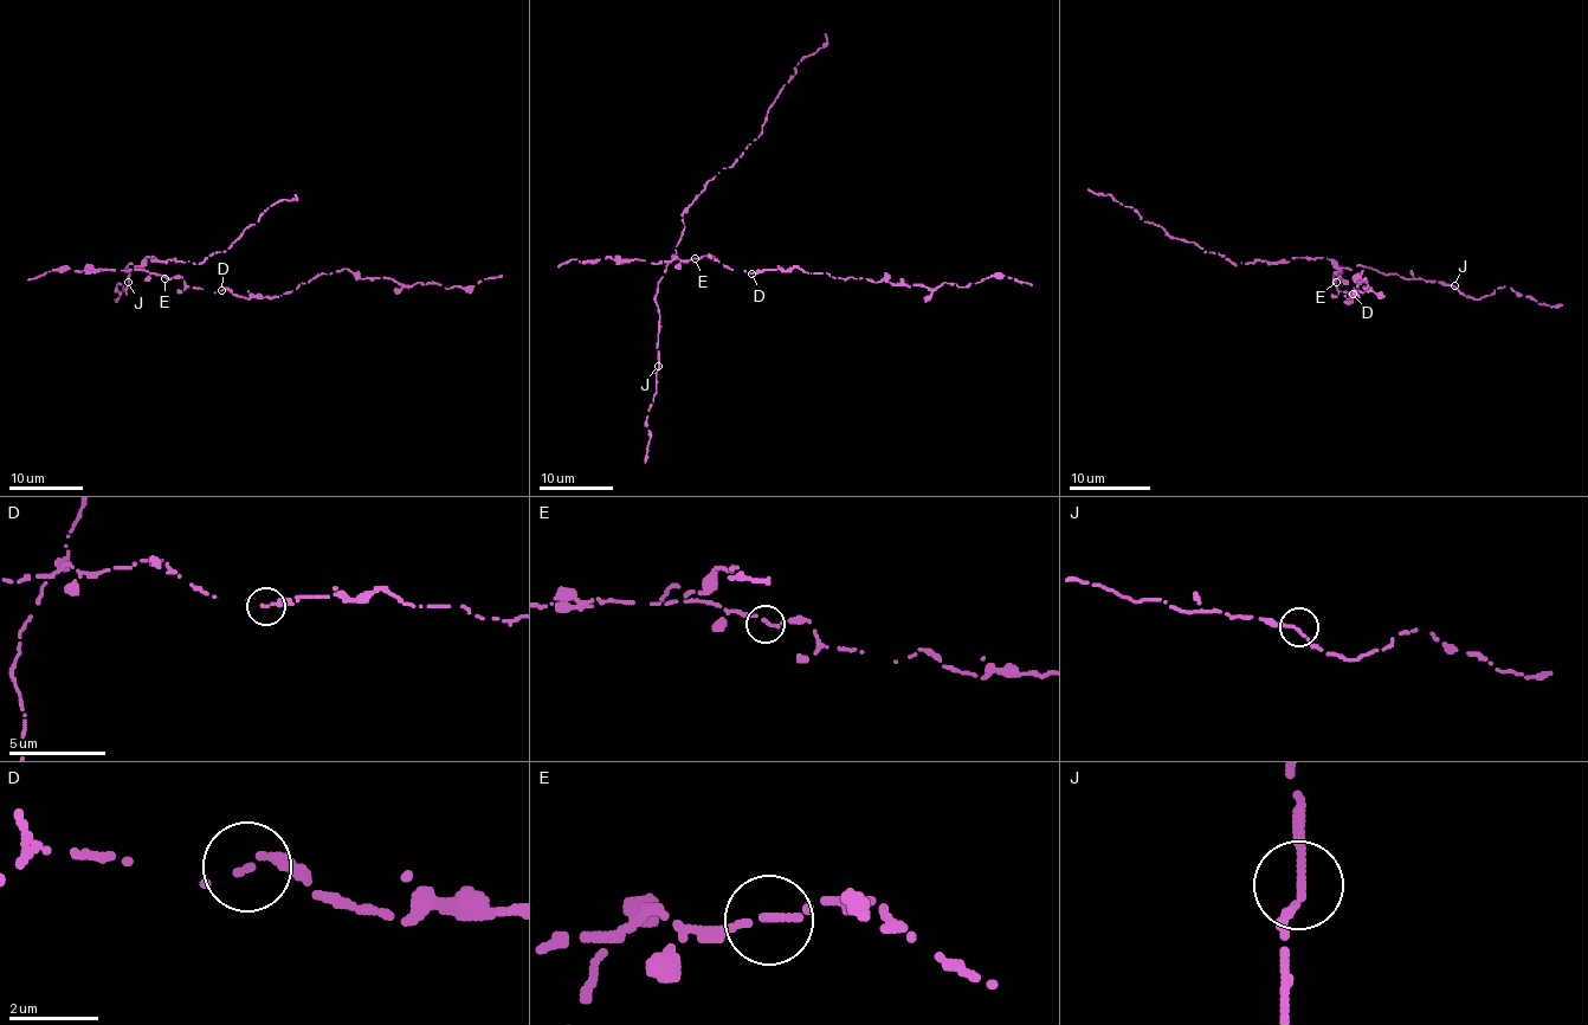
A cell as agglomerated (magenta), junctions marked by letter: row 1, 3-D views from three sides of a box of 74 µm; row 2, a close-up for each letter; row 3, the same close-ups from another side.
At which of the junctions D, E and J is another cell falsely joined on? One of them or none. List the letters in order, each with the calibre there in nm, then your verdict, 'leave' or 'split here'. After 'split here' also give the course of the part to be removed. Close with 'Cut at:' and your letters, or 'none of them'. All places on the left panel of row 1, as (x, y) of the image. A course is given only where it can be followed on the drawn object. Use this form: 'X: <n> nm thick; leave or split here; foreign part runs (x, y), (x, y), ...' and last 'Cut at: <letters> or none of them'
D: 200 nm thick; leave
E: 180 nm thick; leave
J: 150 nm thick; leave
Cut at: none of them

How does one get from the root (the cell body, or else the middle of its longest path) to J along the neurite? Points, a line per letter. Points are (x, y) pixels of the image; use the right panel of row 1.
J: (1344, 291), (1332, 282), (1338, 277), (1335, 274), (1357, 265), (1386, 275), (1454, 285)

